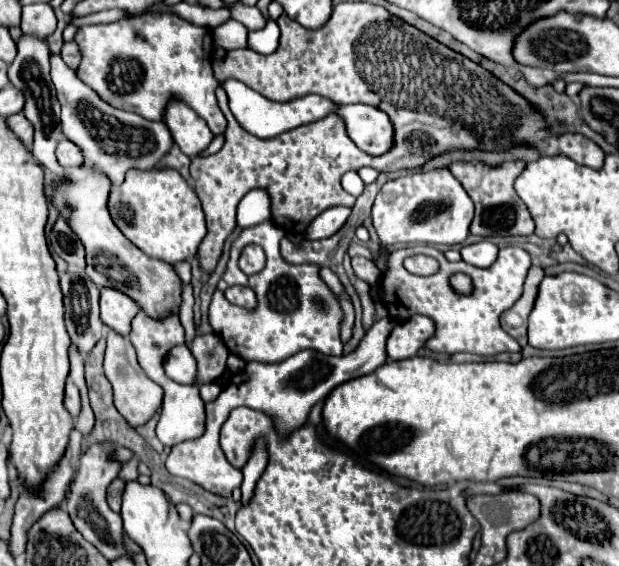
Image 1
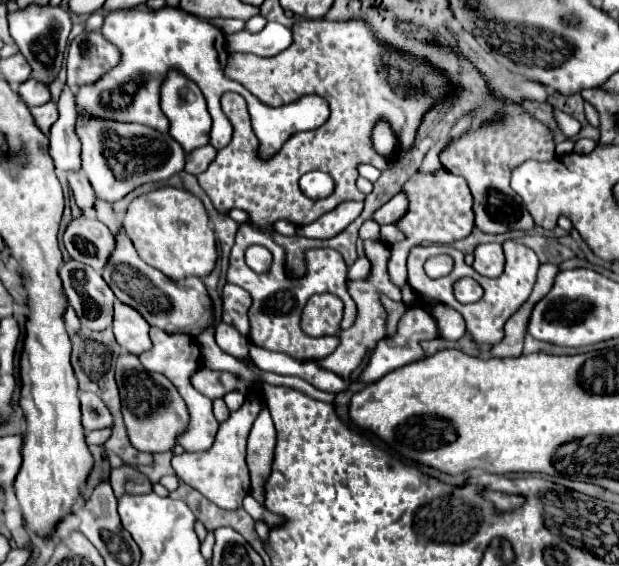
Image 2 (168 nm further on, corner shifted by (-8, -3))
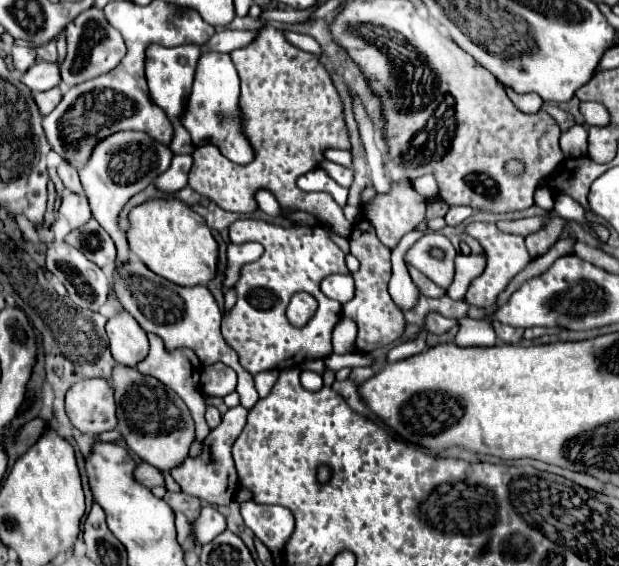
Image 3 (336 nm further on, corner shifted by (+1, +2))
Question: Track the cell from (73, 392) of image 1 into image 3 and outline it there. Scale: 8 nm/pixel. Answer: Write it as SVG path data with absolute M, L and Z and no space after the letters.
M103 377L81 379L65 395L65 409L71 423L87 435L99 435L117 427L113 387Z

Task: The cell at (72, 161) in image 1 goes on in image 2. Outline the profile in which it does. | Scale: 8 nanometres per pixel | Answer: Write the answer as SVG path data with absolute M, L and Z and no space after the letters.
M72 170L68 172L68 182L70 182L70 188L74 190L74 198L76 198L76 204L84 210L88 206L94 206L94 192L92 192L92 186L88 182L88 178L84 176L82 170Z

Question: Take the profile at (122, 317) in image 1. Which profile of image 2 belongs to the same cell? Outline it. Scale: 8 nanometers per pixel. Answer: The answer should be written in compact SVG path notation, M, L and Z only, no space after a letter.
M120 300L114 302L114 336L124 350L136 356L148 350L152 346L148 338L148 328L150 326L140 316L140 312L136 312L134 308L130 308Z

